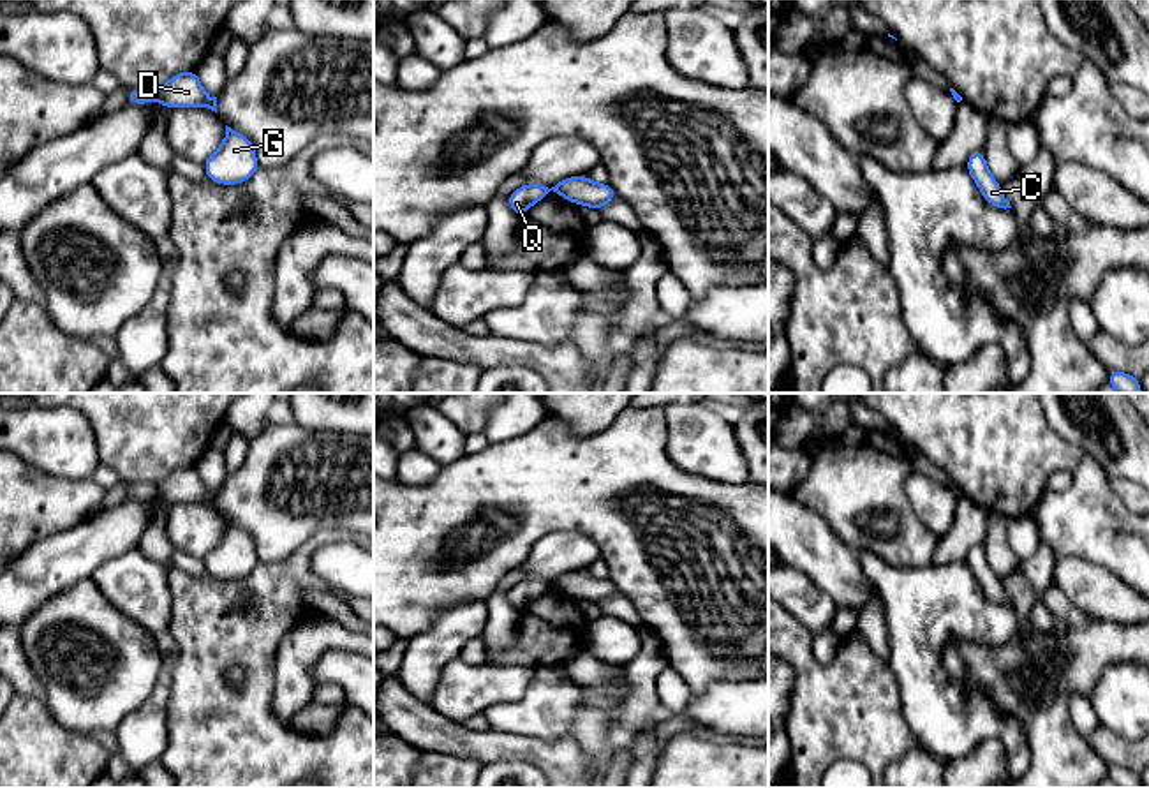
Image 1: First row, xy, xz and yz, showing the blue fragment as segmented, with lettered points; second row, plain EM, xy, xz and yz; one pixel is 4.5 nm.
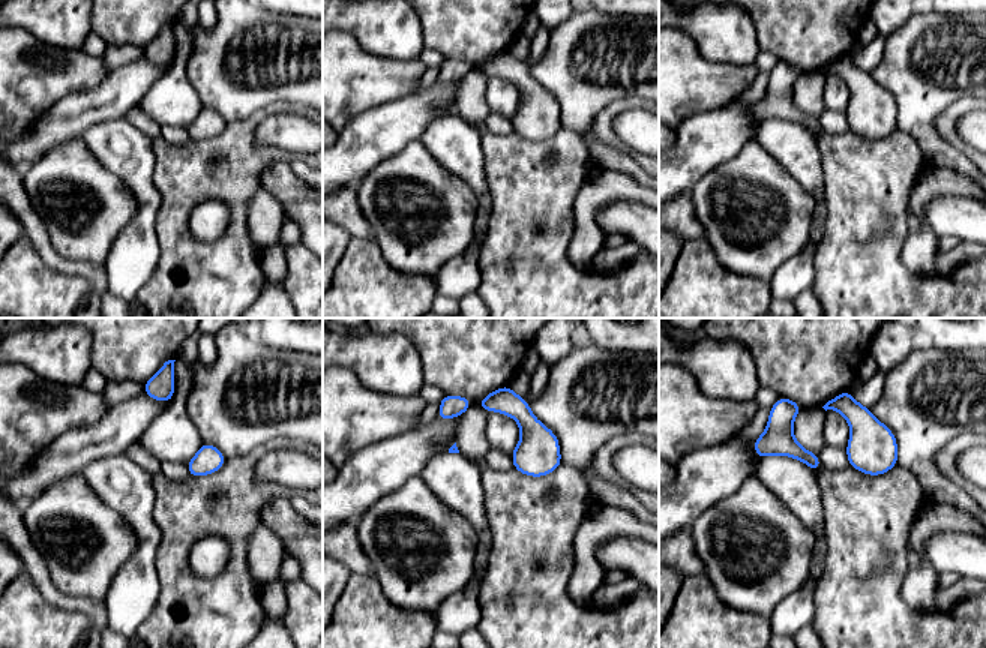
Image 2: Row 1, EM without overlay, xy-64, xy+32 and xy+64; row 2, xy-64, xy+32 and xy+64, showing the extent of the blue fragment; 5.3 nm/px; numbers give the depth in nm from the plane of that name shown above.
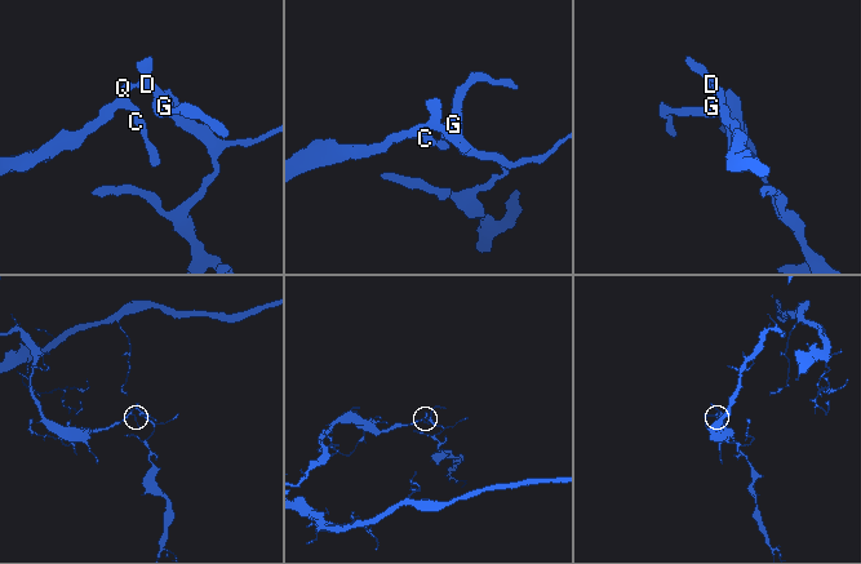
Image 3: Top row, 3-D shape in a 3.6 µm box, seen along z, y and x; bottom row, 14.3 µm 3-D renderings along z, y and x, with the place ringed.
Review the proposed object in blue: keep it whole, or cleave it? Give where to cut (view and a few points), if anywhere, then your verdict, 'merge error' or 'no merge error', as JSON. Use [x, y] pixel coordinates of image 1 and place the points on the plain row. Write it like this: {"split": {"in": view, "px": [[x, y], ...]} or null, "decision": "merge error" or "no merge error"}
{"split": {"in": "xy", "px": [[155, 487], [157, 494]]}, "decision": "merge error"}

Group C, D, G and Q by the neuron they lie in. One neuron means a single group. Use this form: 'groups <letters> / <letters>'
groups C Q / D G

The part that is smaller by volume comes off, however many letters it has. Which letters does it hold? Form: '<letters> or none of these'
D, G

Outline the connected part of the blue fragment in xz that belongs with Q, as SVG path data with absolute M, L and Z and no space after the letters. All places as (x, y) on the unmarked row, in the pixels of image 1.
M523 578L508 591L508 599L515 610L523 612L523 608L539 594L546 592L550 585L552 582L543 578Z

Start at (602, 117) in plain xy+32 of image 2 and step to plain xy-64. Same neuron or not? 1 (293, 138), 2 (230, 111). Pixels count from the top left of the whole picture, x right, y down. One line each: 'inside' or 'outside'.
1: outside
2: outside

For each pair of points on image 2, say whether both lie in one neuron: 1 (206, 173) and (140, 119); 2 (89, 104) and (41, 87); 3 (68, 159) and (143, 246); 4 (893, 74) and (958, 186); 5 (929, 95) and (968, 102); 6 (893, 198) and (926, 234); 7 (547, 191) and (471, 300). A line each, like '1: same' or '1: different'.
1: different
2: different
3: different
4: different
5: different
6: different
7: different

